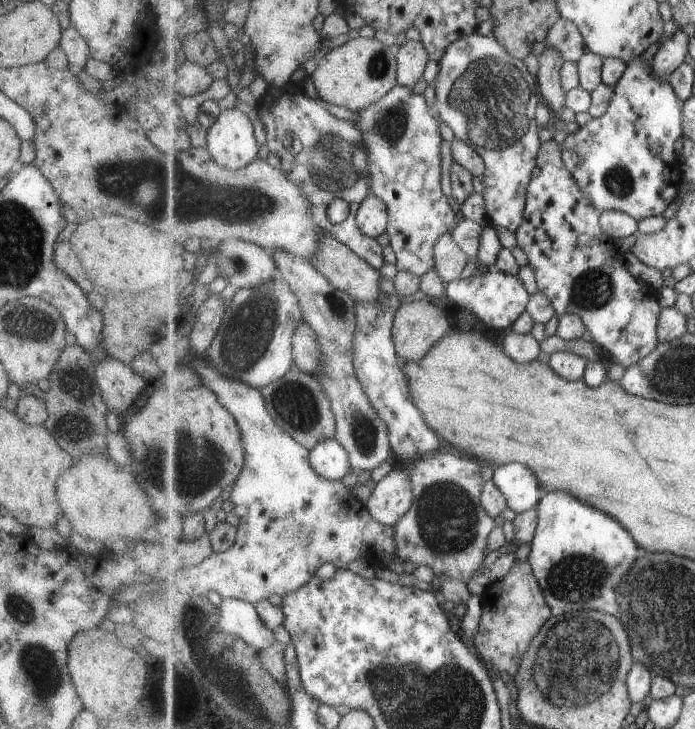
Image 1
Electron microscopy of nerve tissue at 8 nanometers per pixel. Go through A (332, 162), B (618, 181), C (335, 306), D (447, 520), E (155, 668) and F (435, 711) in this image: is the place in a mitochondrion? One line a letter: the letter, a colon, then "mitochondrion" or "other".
A: mitochondrion
B: mitochondrion
C: mitochondrion
D: mitochondrion
E: other
F: mitochondrion

